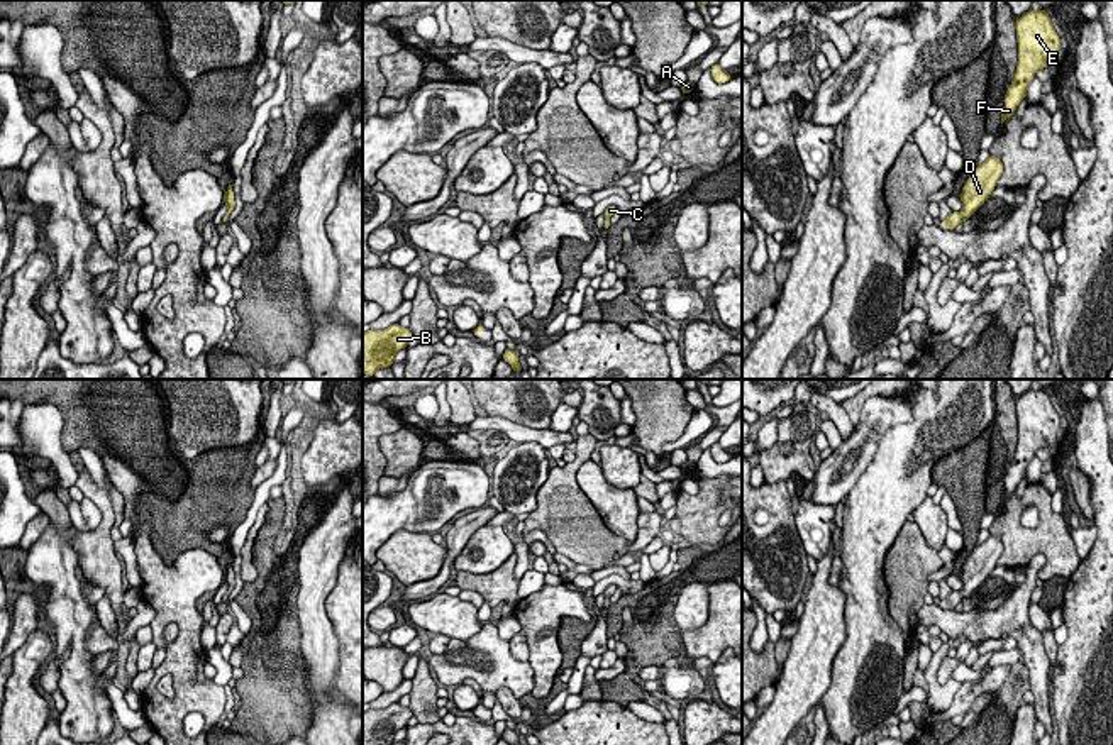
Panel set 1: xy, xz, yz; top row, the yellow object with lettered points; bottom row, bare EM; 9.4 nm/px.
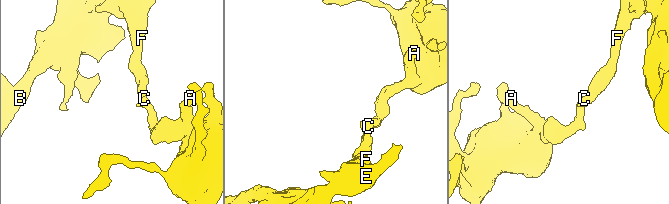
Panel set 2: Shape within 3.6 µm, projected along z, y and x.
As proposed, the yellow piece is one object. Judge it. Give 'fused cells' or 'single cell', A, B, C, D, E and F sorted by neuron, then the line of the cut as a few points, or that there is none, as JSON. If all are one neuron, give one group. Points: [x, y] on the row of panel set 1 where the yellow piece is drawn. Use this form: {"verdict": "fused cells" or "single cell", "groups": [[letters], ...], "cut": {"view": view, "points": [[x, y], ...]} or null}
{"verdict": "single cell", "groups": [["A", "B", "C", "D", "E", "F"]], "cut": null}

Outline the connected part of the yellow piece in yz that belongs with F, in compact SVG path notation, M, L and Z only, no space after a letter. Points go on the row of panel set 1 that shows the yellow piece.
M1028 10L1015 22L1018 61L1013 81L1005 95L1001 124L1010 119L1023 98L1035 73L1047 66L1059 68L1060 39L1047 10Z

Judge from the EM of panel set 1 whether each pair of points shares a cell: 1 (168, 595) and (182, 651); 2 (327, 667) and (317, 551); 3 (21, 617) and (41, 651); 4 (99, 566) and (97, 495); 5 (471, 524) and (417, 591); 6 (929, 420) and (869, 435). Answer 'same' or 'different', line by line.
1: same
2: same
3: different
4: same
5: same
6: different

